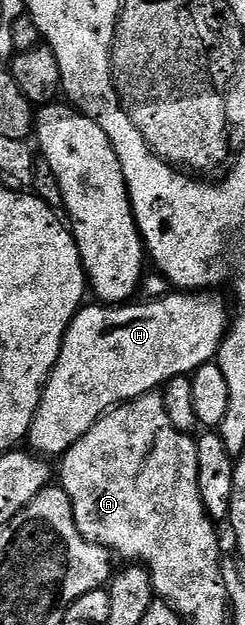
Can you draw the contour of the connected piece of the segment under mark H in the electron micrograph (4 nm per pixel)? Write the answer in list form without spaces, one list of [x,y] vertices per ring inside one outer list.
[[[174,291],[157,300],[143,300],[143,305],[83,304],[64,335],[58,361],[50,372],[50,379],[30,424],[29,448],[46,459],[61,458],[110,410],[145,393],[161,390],[174,378],[193,374],[201,365],[211,364],[217,358],[222,338],[226,336],[228,313],[226,317],[225,307],[210,296],[214,295],[206,291]]]

